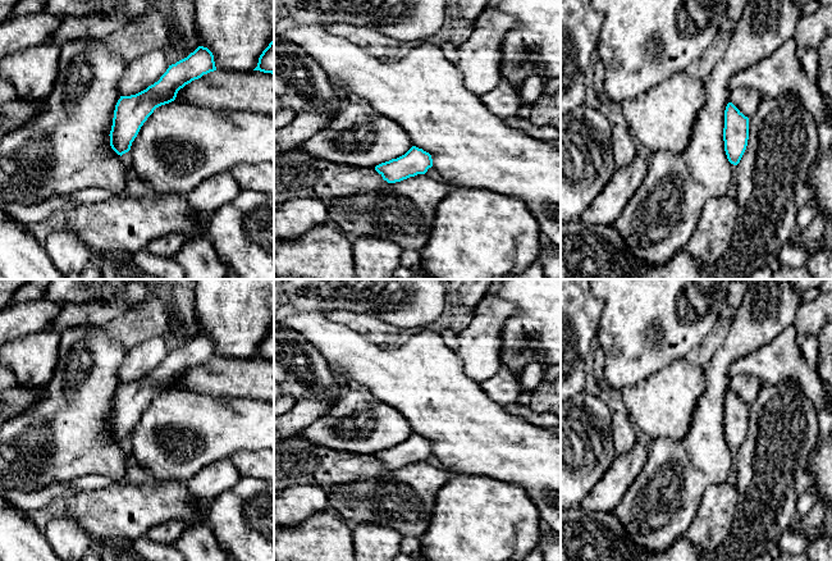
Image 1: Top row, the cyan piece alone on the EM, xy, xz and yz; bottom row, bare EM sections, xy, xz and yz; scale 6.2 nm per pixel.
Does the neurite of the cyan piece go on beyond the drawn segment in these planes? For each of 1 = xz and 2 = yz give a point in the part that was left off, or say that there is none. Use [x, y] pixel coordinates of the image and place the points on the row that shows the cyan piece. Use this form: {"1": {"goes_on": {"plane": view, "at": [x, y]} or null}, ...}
{"1": {"goes_on": null}, "2": {"goes_on": null}}

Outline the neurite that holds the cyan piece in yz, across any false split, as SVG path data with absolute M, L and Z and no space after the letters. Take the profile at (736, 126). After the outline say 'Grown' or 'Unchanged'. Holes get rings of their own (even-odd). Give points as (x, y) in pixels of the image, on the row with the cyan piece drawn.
M732 102L724 110L723 141L727 159L737 165L746 150L749 140L749 118L745 117Z. Unchanged

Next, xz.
M412 146L404 155L376 165L375 170L388 183L396 183L417 174L425 174L431 167L431 155Z. Unchanged

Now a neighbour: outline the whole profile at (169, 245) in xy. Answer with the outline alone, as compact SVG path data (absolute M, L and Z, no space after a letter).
M170 233L152 240L146 250L157 256L175 257L187 237L182 233Z

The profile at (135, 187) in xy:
M131 177L127 182L125 193L129 197L155 197L159 193L146 182Z

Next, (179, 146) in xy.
M172 101L156 108L147 118L129 152L132 177L146 182L157 193L177 193L186 197L207 178L229 172L236 164L274 163L274 115L247 110L216 110L184 101Z

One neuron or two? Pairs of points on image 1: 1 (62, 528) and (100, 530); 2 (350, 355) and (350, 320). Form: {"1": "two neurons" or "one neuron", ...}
{"1": "two neurons", "2": "two neurons"}

